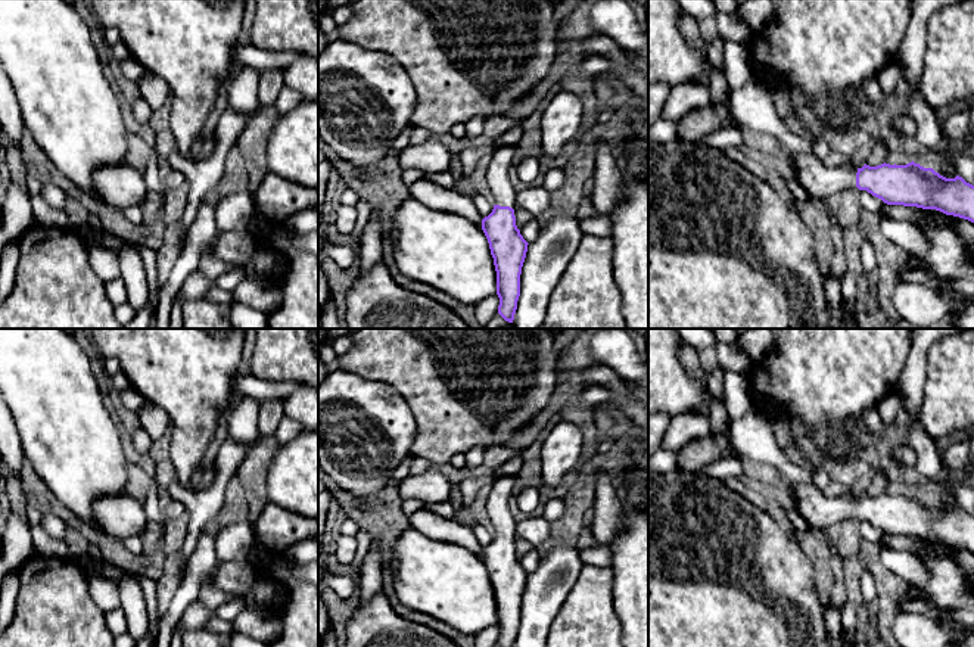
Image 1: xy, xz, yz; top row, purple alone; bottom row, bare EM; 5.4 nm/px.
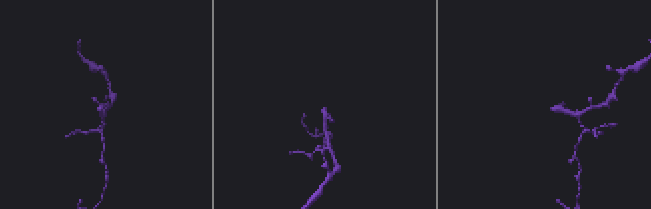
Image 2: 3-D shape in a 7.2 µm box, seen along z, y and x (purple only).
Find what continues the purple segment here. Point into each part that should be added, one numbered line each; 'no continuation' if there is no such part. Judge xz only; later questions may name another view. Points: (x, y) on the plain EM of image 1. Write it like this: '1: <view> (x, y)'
1: xz (500, 492)

